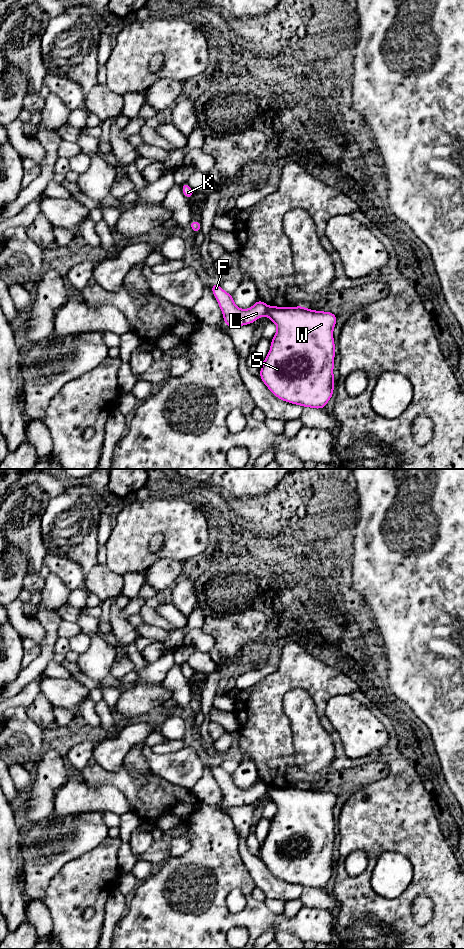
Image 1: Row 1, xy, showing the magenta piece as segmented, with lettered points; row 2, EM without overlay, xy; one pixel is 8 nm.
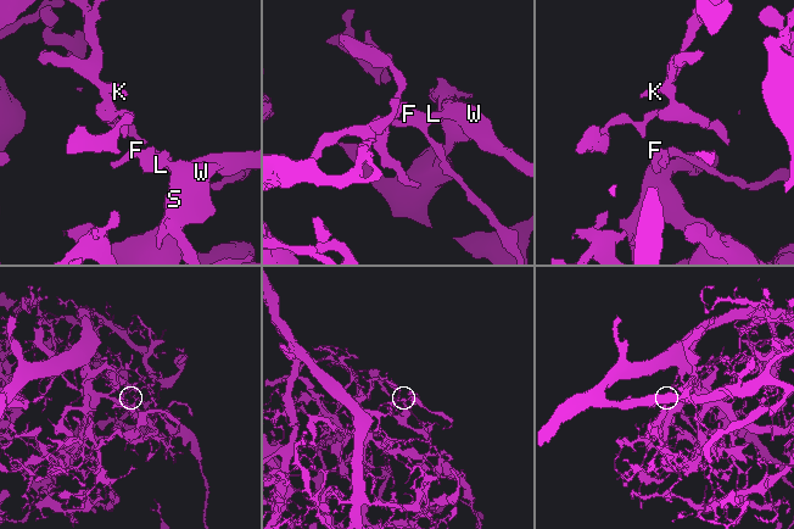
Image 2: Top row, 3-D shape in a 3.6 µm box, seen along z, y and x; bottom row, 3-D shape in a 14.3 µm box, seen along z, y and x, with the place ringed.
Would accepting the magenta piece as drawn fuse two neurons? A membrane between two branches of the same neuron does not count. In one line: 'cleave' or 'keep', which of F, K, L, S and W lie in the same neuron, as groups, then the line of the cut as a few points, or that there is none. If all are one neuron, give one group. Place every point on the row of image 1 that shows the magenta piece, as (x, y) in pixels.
cleave | F L / K S W | xy (268, 307), (265, 314)

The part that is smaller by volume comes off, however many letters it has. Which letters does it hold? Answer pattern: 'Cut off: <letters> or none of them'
Cut off: F, L

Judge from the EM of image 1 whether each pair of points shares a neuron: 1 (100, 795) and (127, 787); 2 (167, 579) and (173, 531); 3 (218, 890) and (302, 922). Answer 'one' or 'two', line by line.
1: two
2: two
3: one

